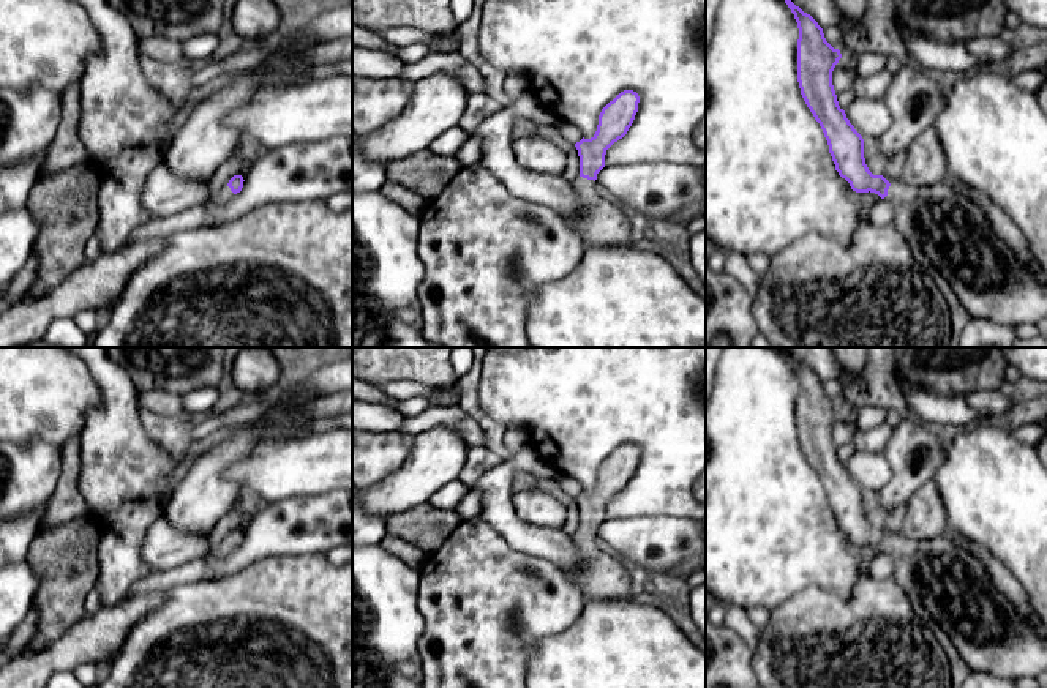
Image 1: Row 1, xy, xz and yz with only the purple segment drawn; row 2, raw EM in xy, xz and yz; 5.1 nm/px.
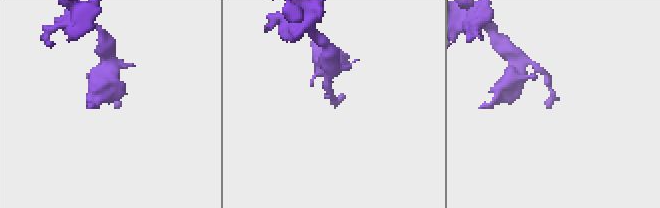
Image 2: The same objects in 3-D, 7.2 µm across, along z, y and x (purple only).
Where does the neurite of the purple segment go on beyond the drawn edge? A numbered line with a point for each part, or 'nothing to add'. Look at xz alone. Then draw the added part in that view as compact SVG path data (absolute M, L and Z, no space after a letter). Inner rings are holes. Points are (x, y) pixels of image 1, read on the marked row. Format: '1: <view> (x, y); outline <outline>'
1: xz (602, 224); outline M576 177L570 181L583 205L576 218L565 219L581 235L587 248L630 246L630 222L621 205L606 202L595 193L595 181Z

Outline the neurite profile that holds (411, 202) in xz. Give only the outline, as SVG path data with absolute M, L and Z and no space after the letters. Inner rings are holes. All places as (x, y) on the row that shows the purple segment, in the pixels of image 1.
M385 181L379 193L393 202L400 204L407 213L420 216L426 200L403 185Z

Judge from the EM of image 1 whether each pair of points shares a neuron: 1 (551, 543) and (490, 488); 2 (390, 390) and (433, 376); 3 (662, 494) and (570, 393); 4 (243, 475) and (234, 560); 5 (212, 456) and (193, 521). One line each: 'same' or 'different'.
1: same
2: different
3: same
4: different
5: same

